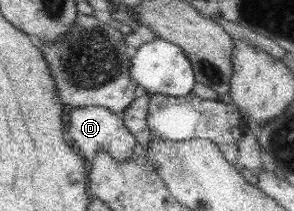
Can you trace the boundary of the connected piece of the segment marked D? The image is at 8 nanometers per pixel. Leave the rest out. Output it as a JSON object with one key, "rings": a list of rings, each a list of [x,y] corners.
{"rings":[[[98,106],[66,109],[66,111],[69,115],[69,126],[65,129],[65,136],[75,151],[85,160],[91,161],[95,158],[95,154],[101,150],[107,151],[111,158],[117,161],[124,161],[124,159],[133,157],[135,139],[125,129],[120,115],[115,115]]]}

